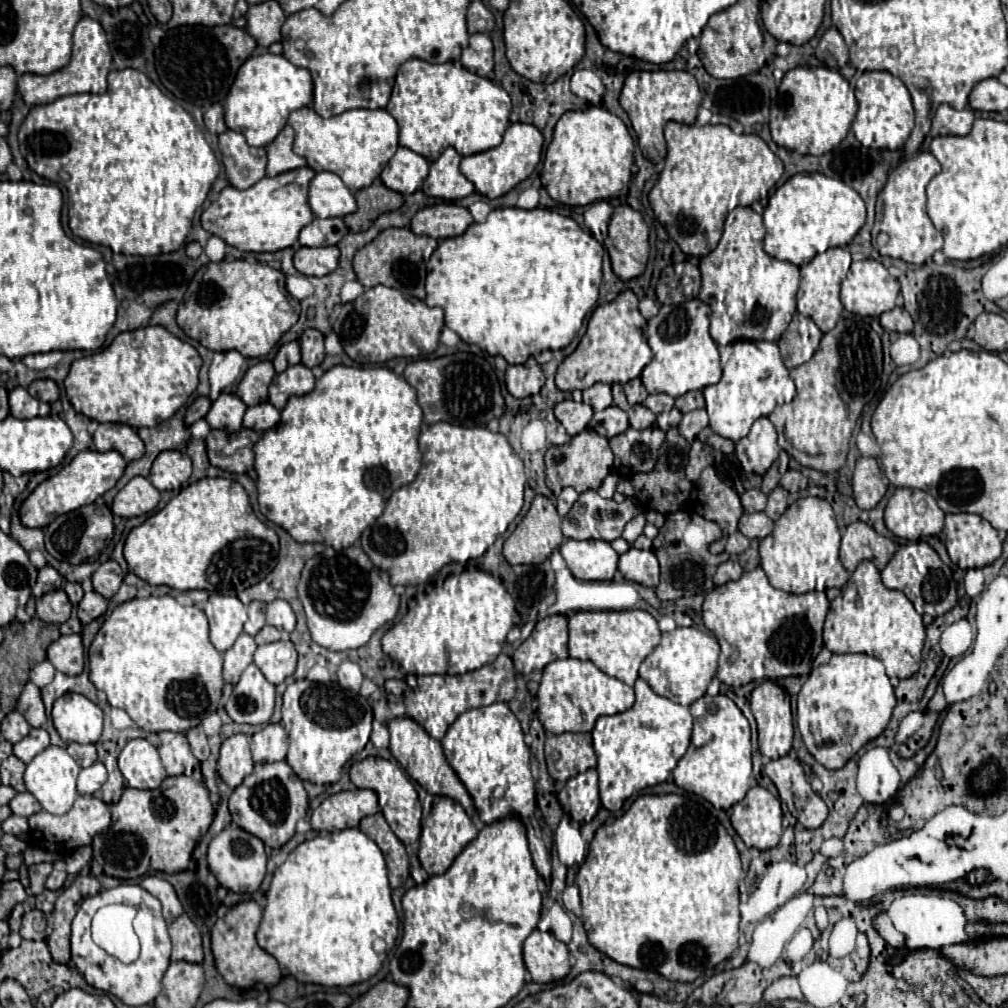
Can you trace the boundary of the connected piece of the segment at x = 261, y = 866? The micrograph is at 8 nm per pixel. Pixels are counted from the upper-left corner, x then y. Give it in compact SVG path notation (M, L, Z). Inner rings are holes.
M229 825L209 843L207 863L209 863L209 871L217 877L221 887L233 893L255 893L265 877L265 867L267 867L265 845L261 839L245 833L237 825Z

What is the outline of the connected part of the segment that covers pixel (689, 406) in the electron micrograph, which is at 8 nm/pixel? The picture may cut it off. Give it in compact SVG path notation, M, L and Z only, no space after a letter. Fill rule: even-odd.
M691 391L691 393L685 393L681 397L675 399L675 407L681 411L681 413L689 413L693 409L701 409L705 407L705 399L703 399L703 393L701 391Z

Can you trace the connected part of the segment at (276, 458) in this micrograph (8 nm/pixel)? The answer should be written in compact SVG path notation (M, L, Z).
M335 365L329 371L323 373L321 379L317 379L315 389L307 395L301 397L291 397L281 411L281 421L263 433L263 437L255 443L255 471L257 471L257 501L259 501L259 511L273 521L275 525L283 527L297 543L323 543L327 547L333 547L335 551L343 547L351 547L361 533L375 523L375 519L383 513L387 499L391 493L407 483L411 483L417 477L417 471L421 467L421 453L417 447L417 437L419 437L419 427L421 427L421 407L417 405L417 395L415 389L405 381L403 375L395 375L393 371L385 367L345 367L345 365Z

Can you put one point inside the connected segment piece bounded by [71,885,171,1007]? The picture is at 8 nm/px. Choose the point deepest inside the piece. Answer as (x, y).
(137, 984)

